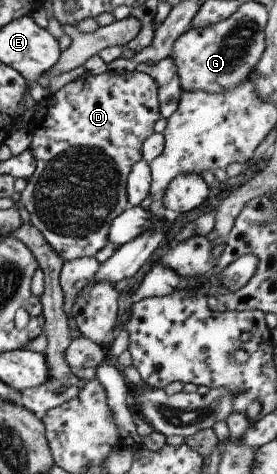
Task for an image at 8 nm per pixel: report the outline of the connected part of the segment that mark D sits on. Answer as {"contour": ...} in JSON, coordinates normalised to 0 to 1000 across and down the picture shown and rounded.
{"contour":[[[383,148],[361,156],[325,156],[307,152],[264,171],[224,181],[209,192],[177,196],[159,209],[123,222],[123,249],[101,268],[112,287],[112,304],[101,308],[112,329],[126,333],[126,359],[94,380],[94,392],[72,405],[69,430],[105,449],[108,470],[148,492],[162,511],[191,525],[191,532],[224,544],[227,551],[249,551],[292,542],[336,542],[372,519],[386,515],[386,489],[408,468],[440,443],[462,435],[455,414],[455,380],[473,350],[484,342],[502,342],[509,329],[509,304],[523,291],[538,291],[556,281],[552,262],[574,253],[574,215],[567,211],[567,179],[545,160],[531,160],[502,148],[455,150],[430,156],[415,150]]]}

